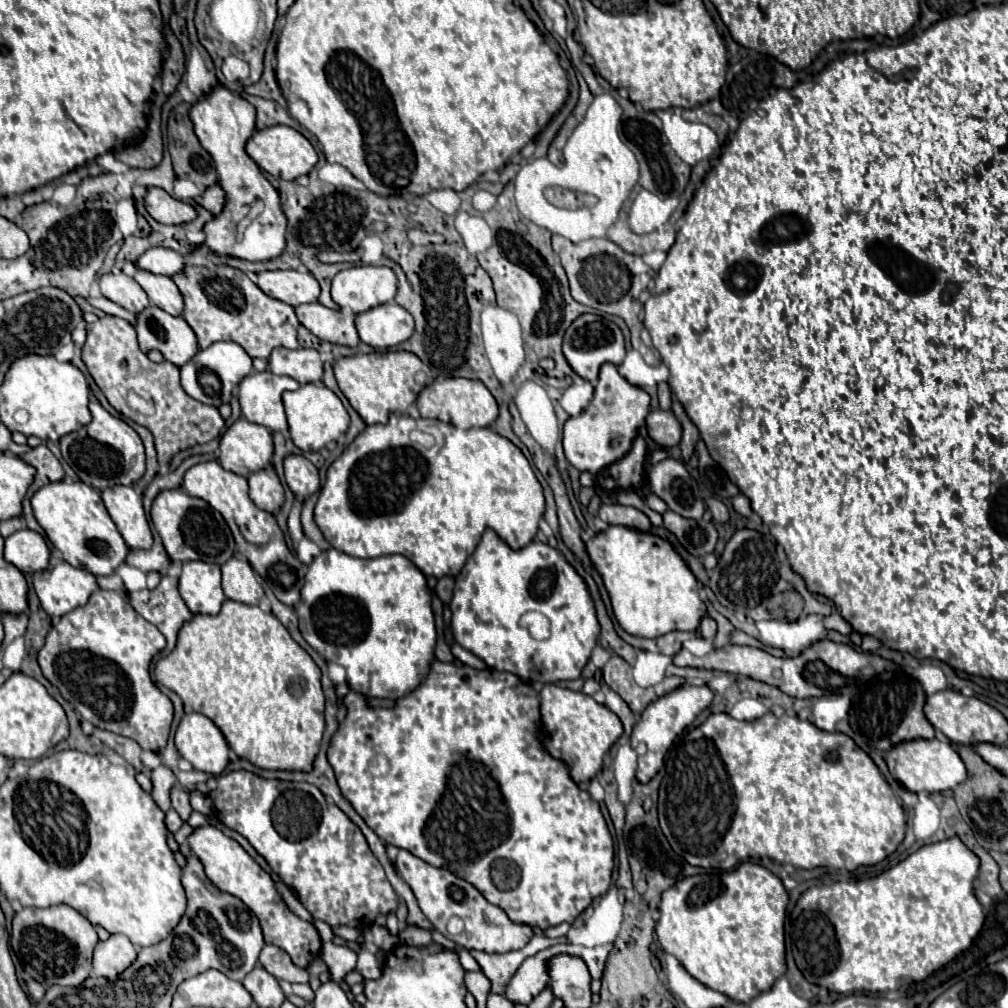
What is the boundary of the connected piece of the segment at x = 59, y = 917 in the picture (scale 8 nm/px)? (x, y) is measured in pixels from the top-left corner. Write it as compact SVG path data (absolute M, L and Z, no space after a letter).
M50 906L50 908L22 908L12 918L12 936L10 946L14 954L18 956L24 972L28 972L36 982L40 982L44 988L50 988L52 984L58 986L80 986L90 974L92 974L92 952L98 944L98 936L94 926L74 908L70 906Z

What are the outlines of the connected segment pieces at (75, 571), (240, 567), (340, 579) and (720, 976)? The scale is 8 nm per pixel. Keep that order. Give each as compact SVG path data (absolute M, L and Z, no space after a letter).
M52 558L46 570L34 574L34 590L46 614L60 618L74 608L84 606L90 594L98 590L98 584L92 572Z
M230 558L222 566L222 588L226 598L248 606L256 606L264 598L264 590L252 566L248 564L248 560L240 558Z
M328 548L326 552L322 552L320 556L314 558L314 562L308 566L306 572L306 584L302 588L302 598L300 602L294 606L298 620L300 620L300 632L304 636L304 640L326 660L334 660L338 664L342 664L348 672L348 684L352 690L364 694L366 698L390 698L396 700L404 694L408 694L408 690L414 690L420 684L420 678L424 678L424 674L428 672L428 662L434 658L434 644L436 644L436 626L434 626L434 614L432 614L432 596L430 590L426 588L426 578L424 574L404 556L378 556L378 558L368 558L368 560L360 560L354 556L348 556L336 548Z
M744 862L730 872L690 876L662 894L656 936L664 952L678 958L690 976L704 986L726 994L734 1002L748 1004L756 994L770 990L786 974L784 960L784 919L787 917L788 892L778 876L764 866Z

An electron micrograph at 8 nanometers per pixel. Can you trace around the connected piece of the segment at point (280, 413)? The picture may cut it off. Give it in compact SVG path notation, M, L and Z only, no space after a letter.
M270 370L246 376L238 386L238 400L242 416L248 422L260 424L270 432L288 430L282 394L284 390L298 390L300 384L288 376L276 376Z

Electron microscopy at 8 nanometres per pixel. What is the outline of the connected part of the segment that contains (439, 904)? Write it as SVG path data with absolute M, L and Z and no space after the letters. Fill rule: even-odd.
M400 850L398 858L396 858L396 870L404 878L404 882L412 888L424 916L432 922L432 926L438 932L442 932L448 940L456 942L458 946L484 950L484 952L510 952L510 950L524 948L528 944L528 940L532 938L532 928L528 924L512 922L500 906L490 904L470 882L466 882L464 878L458 878L450 870L436 868L436 866L412 856L406 850ZM452 916L458 916L464 922L464 930L460 934L450 934L446 930L446 924Z

